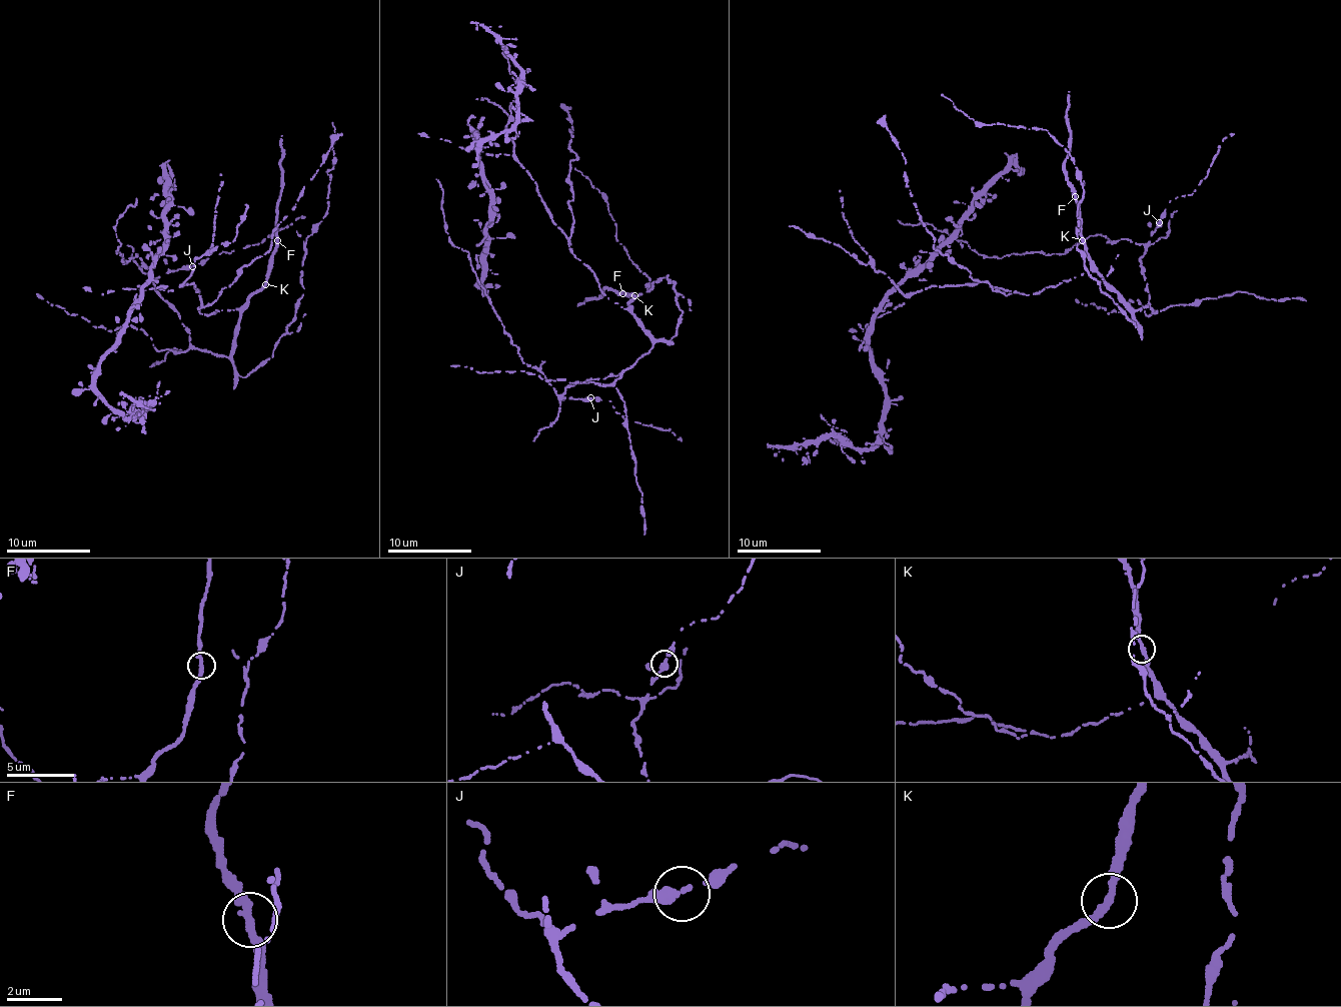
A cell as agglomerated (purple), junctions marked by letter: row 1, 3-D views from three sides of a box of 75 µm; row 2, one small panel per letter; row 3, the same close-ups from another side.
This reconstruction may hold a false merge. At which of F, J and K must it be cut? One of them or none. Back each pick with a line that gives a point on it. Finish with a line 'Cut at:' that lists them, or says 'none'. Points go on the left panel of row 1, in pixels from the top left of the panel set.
Cut at: none

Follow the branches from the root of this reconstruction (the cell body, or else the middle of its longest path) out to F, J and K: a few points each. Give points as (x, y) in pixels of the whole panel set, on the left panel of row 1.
F: (216, 312), (237, 309), (266, 283), (277, 241)
J: (216, 312), (240, 312), (228, 356), (190, 344), (190, 332), (155, 288), (154, 282), (165, 273), (192, 266)
K: (216, 312), (237, 309), (266, 283)

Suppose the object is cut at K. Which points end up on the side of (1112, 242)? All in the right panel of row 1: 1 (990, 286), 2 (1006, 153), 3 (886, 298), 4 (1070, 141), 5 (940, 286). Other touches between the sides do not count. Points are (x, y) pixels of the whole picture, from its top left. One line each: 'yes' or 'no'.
1: no
2: yes
3: yes
4: yes
5: no

